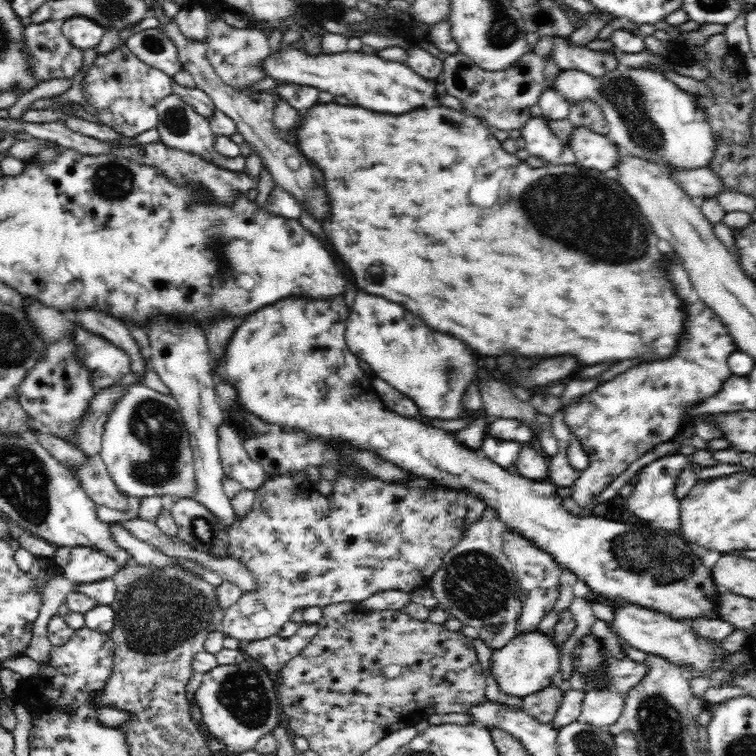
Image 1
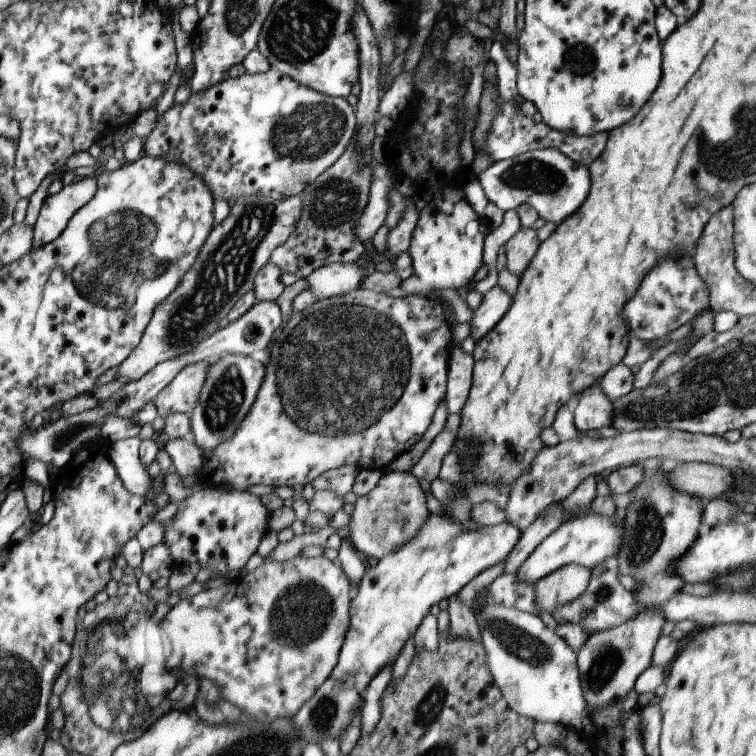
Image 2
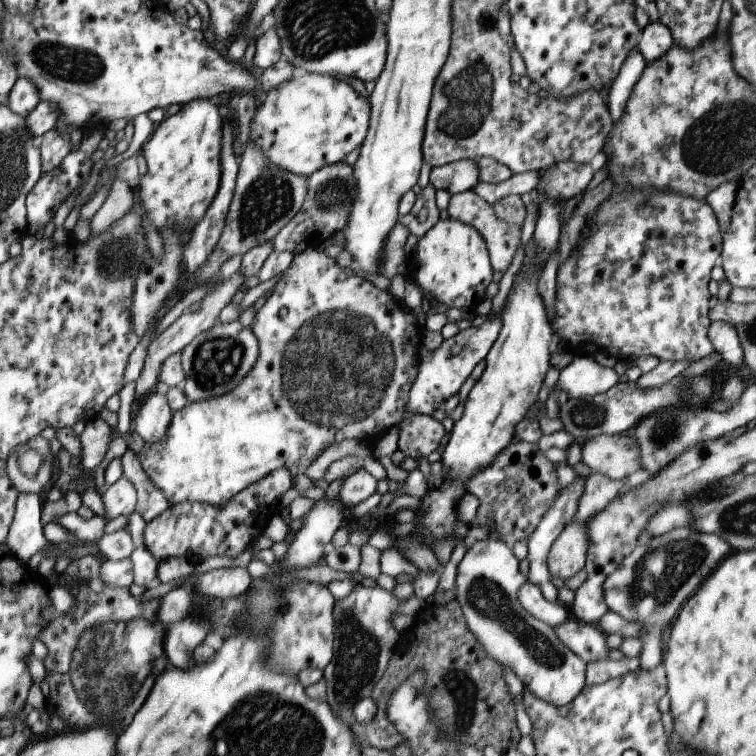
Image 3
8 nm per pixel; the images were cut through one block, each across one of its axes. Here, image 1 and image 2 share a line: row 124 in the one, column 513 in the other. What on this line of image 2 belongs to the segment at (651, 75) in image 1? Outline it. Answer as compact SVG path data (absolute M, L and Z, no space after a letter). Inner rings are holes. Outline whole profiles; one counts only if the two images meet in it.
M483 604L483 610L475 614L475 620L481 630L481 646L487 652L491 678L507 702L507 708L535 724L563 724L581 734L589 720L589 710L583 698L577 654L567 642L537 614L527 614L517 608Z

